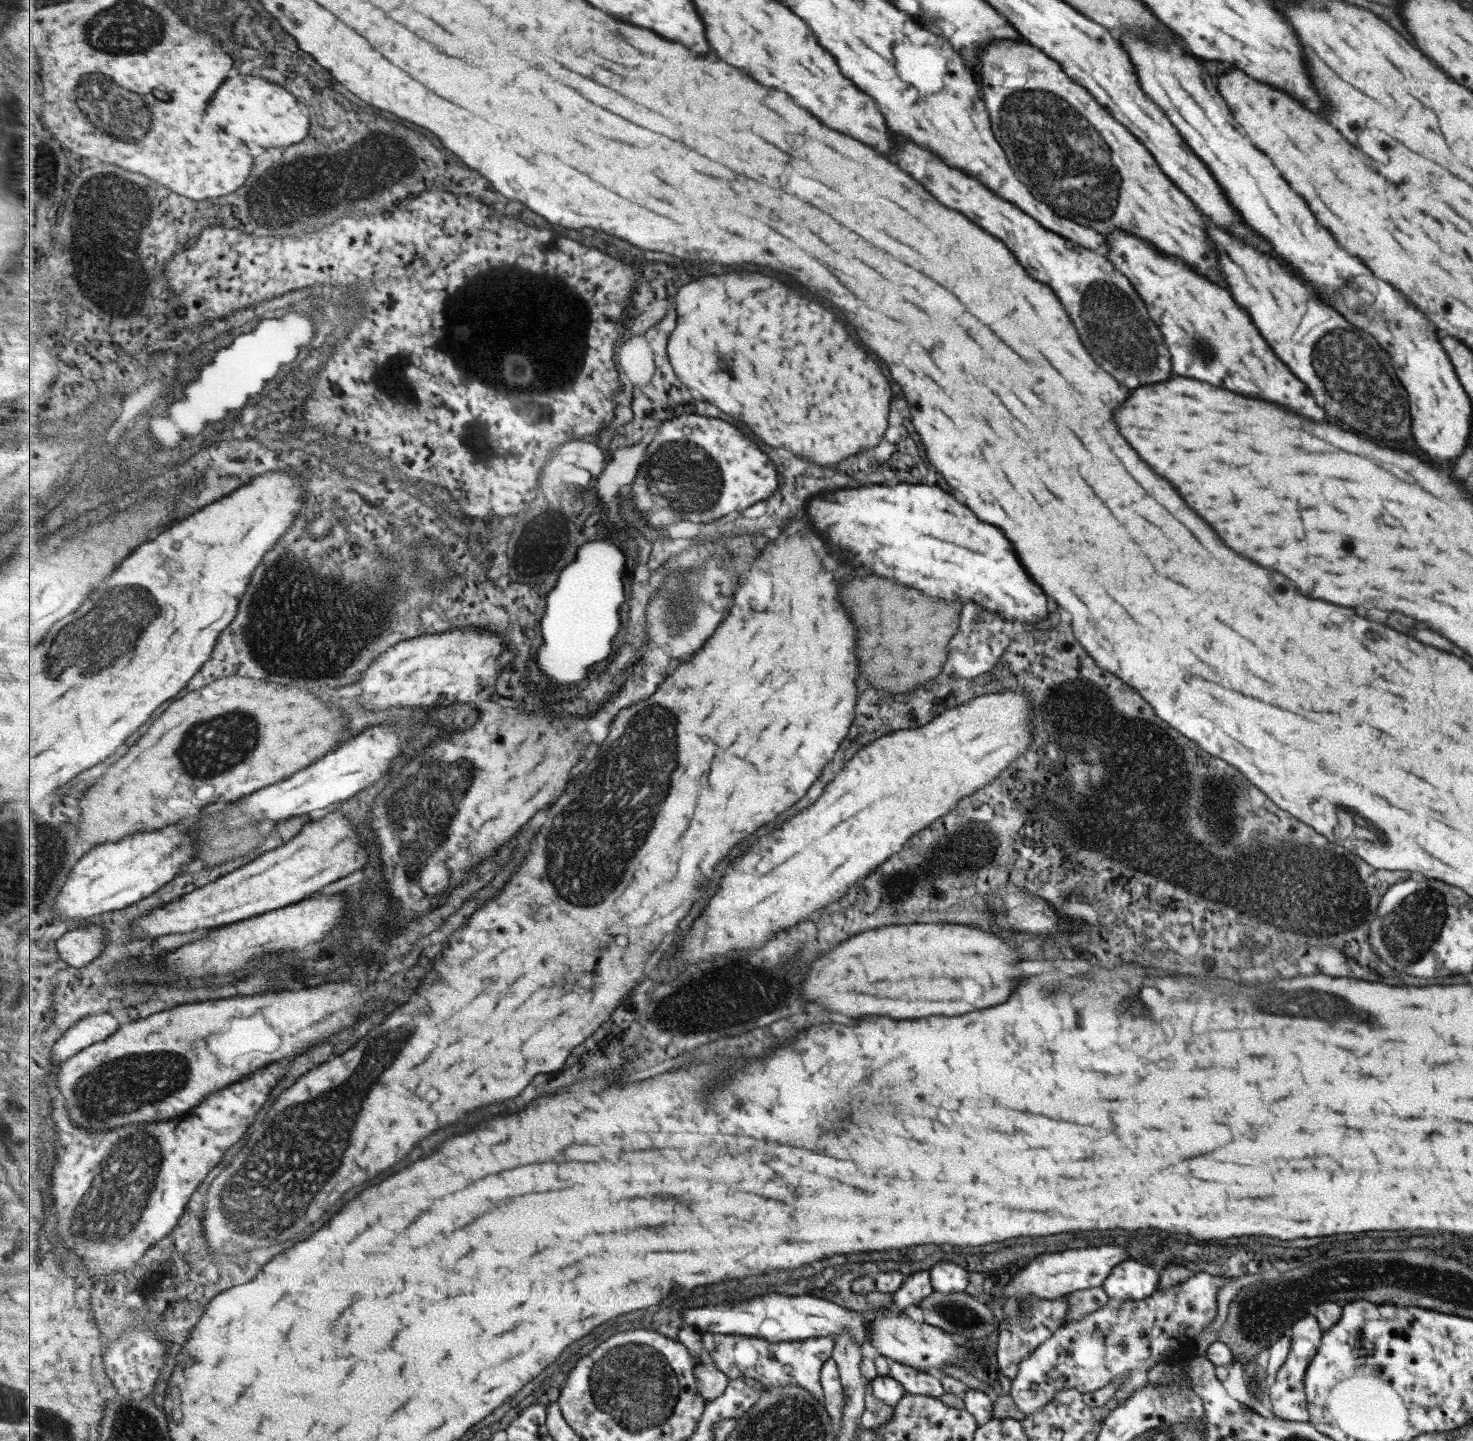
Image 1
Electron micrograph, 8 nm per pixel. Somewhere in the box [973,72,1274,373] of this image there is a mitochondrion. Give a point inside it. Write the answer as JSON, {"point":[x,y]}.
{"point":[1055,142]}

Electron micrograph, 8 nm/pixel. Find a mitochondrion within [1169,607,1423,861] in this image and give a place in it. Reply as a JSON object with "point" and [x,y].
{"point":[1197,817]}

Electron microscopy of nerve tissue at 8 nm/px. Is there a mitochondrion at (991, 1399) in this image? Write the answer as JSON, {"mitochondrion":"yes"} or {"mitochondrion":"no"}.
{"mitochondrion":"no"}

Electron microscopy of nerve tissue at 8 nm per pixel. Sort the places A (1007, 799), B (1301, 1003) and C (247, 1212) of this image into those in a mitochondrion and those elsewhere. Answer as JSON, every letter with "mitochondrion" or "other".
{"A":"other","B":"mitochondrion","C":"mitochondrion"}

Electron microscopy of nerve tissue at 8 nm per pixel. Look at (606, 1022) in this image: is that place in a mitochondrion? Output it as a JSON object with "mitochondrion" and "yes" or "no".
{"mitochondrion":"no"}

